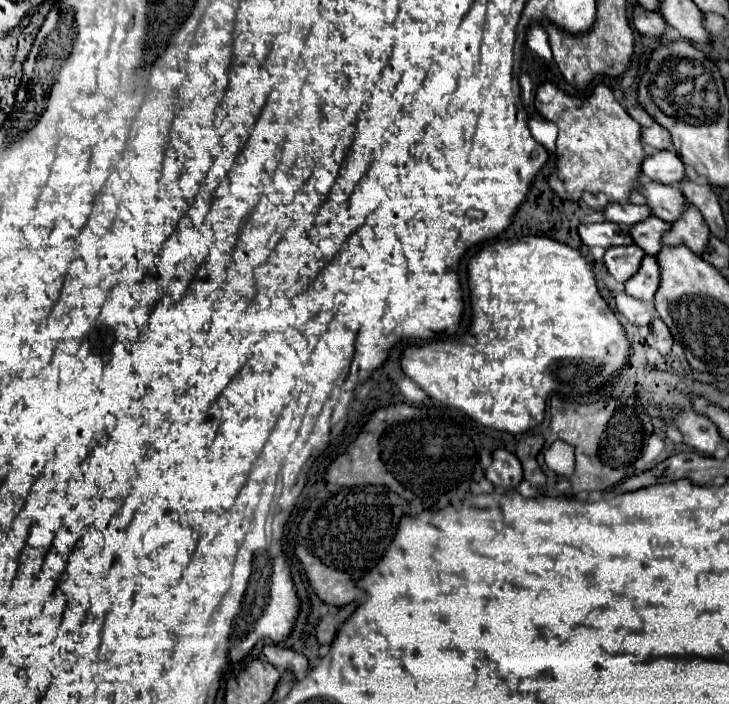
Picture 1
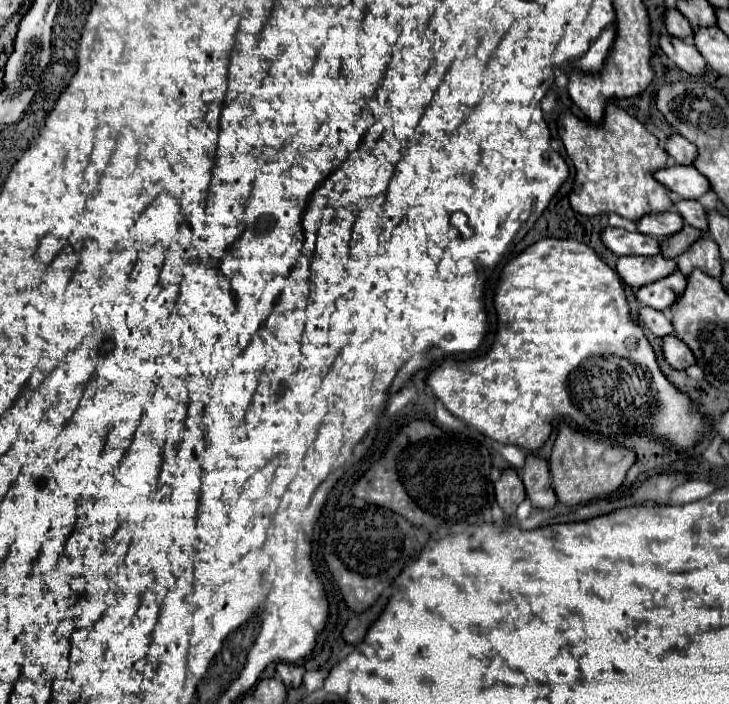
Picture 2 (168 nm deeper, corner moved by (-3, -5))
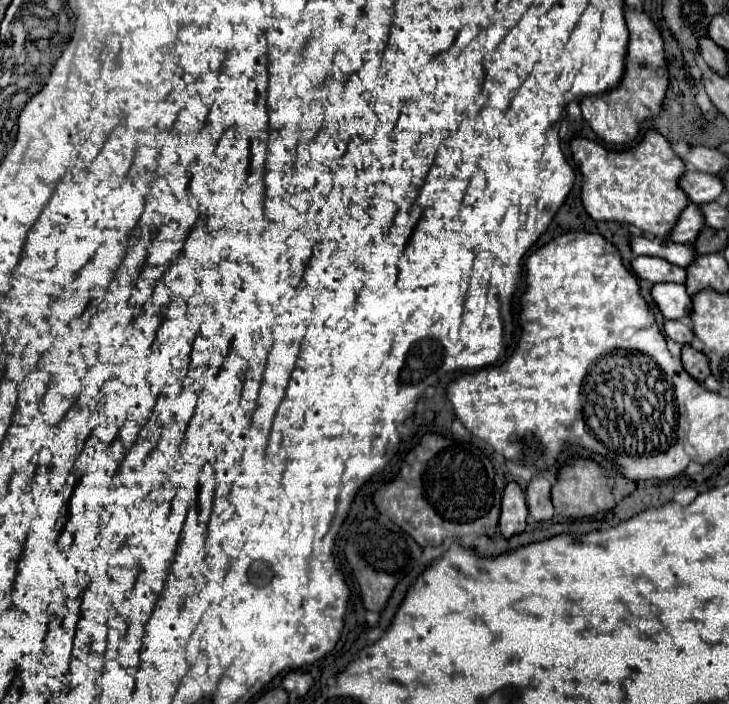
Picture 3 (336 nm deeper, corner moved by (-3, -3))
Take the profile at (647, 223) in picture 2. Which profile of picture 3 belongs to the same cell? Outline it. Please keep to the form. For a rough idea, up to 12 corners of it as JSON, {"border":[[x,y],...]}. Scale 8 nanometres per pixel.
{"border":[[689,203],[679,215],[667,239],[693,243],[703,215],[699,205]]}

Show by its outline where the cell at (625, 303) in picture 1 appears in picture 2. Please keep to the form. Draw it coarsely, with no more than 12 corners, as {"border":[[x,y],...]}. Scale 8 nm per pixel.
{"border":[[647,307],[643,327],[657,337],[673,335],[673,323],[661,311]]}

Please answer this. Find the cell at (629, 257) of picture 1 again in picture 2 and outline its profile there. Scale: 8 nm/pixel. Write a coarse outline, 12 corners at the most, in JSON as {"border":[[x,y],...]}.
{"border":[[663,255],[621,257],[617,273],[639,289],[677,271]]}

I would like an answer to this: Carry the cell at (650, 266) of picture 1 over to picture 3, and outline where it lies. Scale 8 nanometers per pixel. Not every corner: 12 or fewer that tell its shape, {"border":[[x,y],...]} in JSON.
{"border":[[657,283],[651,297],[665,319],[691,313],[685,285]]}

